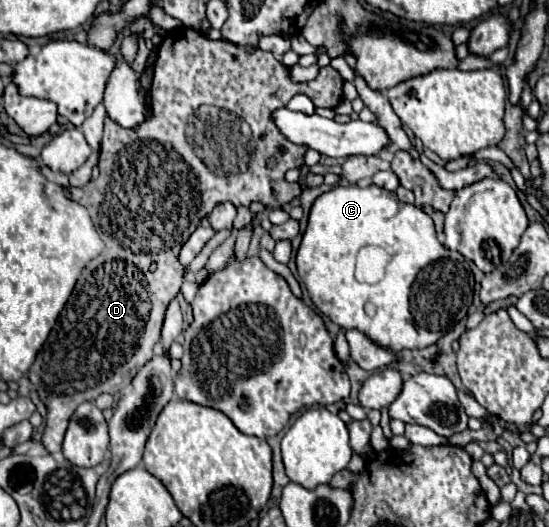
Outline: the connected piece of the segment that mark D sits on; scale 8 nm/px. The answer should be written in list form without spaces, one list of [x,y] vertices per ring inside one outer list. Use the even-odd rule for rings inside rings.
[[[180,26],[164,36],[158,48],[150,88],[152,118],[146,118],[136,130],[120,128],[106,118],[98,162],[100,176],[82,188],[70,188],[72,200],[90,212],[106,250],[102,250],[102,254],[90,260],[82,270],[72,296],[48,336],[50,344],[38,352],[28,374],[48,408],[42,444],[50,454],[62,448],[70,416],[82,402],[96,400],[96,396],[104,392],[122,392],[134,380],[136,372],[152,358],[152,348],[160,340],[166,304],[180,292],[184,280],[184,266],[178,262],[178,248],[186,242],[186,236],[198,228],[200,220],[220,202],[232,202],[234,206],[262,202],[264,206],[280,208],[300,196],[302,186],[298,182],[286,182],[284,174],[290,168],[304,164],[308,146],[292,144],[274,126],[272,112],[284,108],[296,92],[306,94],[316,108],[334,110],[344,98],[342,84],[342,76],[332,66],[320,68],[318,76],[310,82],[292,82],[290,68],[278,62],[272,52],[264,52],[250,44],[238,46],[228,40],[210,40],[194,28]],[[152,142],[174,150],[176,154],[152,154]],[[278,146],[284,146],[286,154],[278,154]],[[194,152],[206,166],[194,166]],[[268,158],[274,158],[272,168],[266,164]],[[150,262],[158,264],[154,274],[148,272]],[[128,268],[132,268],[136,276],[142,276],[142,288],[128,288]]]

